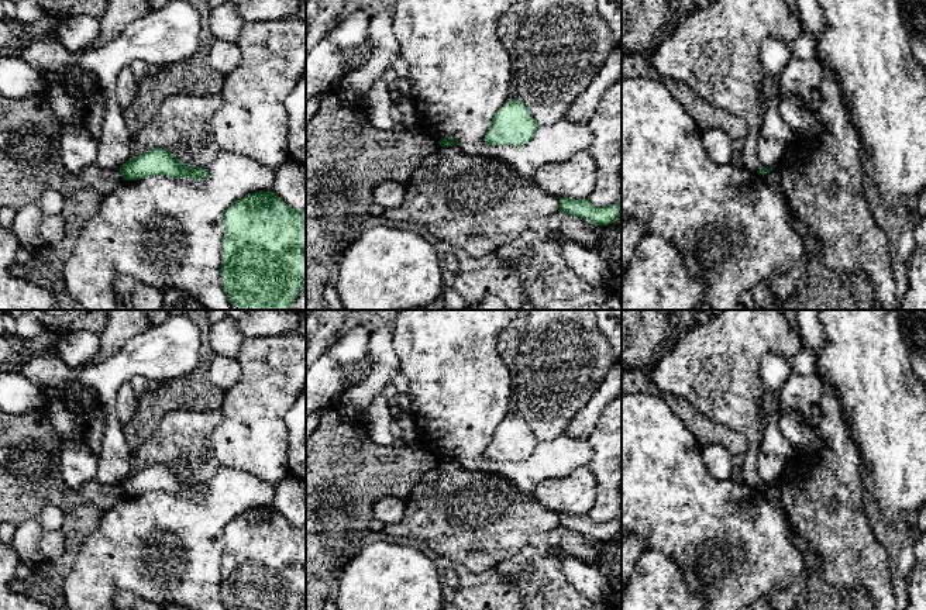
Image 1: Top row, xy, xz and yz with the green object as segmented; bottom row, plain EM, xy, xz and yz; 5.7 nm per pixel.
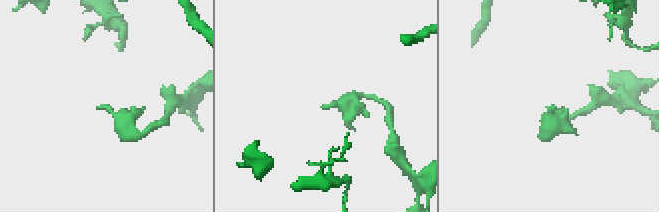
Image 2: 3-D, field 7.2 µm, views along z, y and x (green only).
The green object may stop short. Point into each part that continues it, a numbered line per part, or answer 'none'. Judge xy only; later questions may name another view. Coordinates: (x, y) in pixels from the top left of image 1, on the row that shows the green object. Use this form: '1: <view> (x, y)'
none

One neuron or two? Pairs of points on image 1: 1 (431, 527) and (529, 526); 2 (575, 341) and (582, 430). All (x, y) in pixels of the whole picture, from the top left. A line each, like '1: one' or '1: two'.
1: one
2: two

